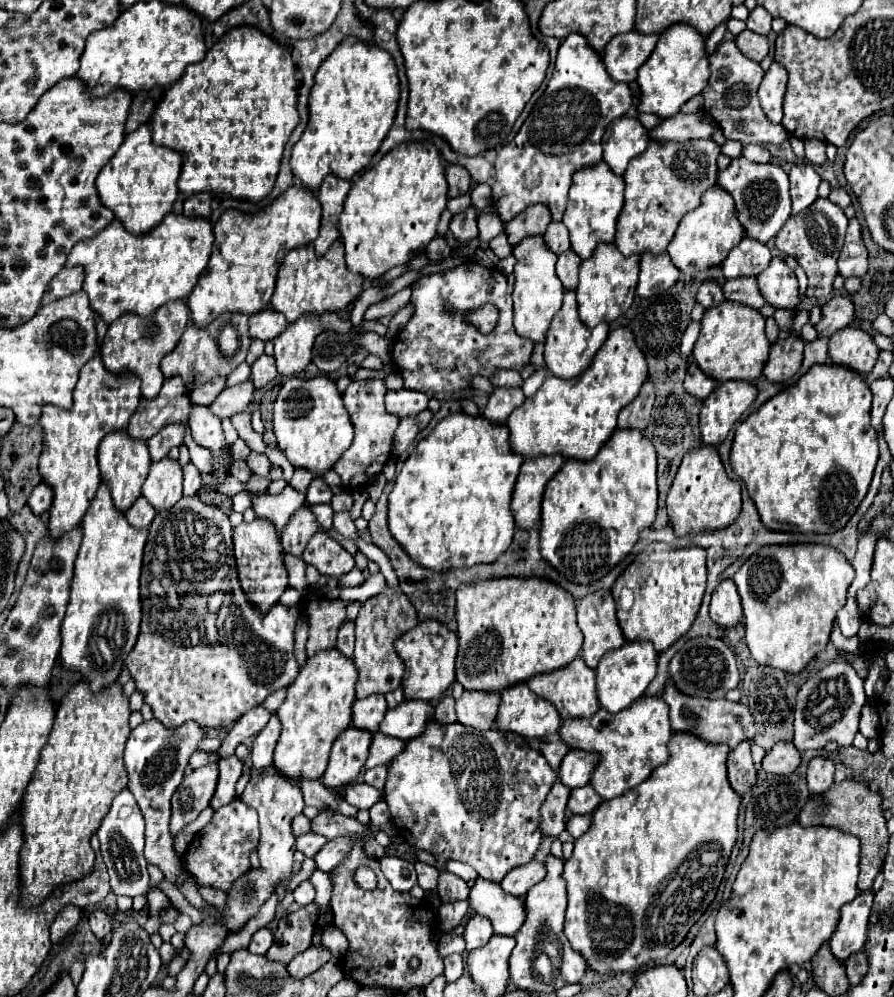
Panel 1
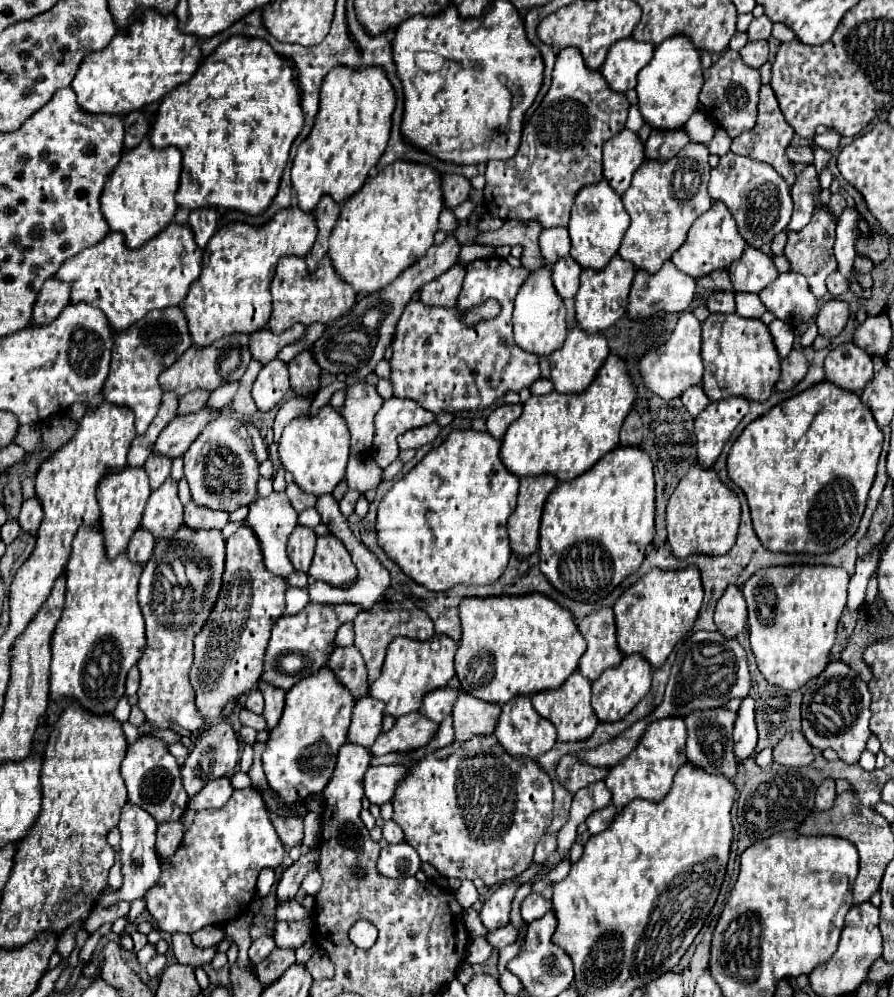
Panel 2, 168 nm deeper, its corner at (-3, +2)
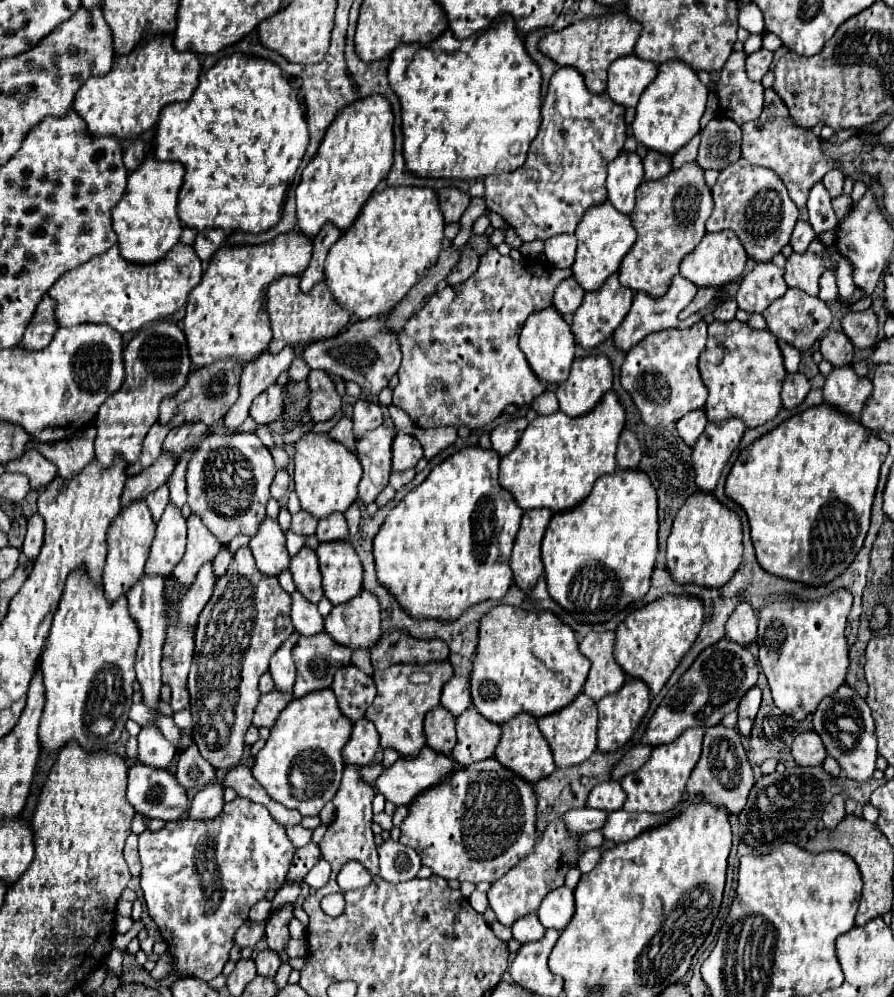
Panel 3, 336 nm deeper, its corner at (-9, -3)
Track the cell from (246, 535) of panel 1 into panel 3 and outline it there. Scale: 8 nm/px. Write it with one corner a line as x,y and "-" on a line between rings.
239,547
231,559
225,575
219,577
213,597
199,615
197,635
195,635
195,655
189,671
189,695
191,695
191,715
193,715
193,735
203,759
207,759
217,771
225,773
237,767
245,753
245,733
251,725
255,703
259,701
257,683
267,671
275,651
291,637
295,631
289,619
291,595
285,593
277,577
263,575
249,547

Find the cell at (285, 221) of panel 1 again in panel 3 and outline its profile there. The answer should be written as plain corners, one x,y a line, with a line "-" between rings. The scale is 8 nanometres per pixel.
301,231
281,233
261,245
221,247
187,301
183,331
193,367
203,367
225,357
237,357
247,363
263,353
271,341
271,319
265,307
267,285
281,275
301,275
311,261
311,251
313,243

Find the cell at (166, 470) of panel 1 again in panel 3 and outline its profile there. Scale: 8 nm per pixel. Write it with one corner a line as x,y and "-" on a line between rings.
169,503
157,523
155,539
145,563
147,573
167,577
175,569
175,563
181,561
185,551
185,529
185,517
181,515
181,509

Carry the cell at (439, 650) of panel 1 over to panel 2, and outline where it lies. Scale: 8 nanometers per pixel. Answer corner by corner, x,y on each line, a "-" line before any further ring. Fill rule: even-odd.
435,634
433,638
427,642
417,642
417,640
409,640
409,638
395,638
387,650
385,656
385,664
381,670
381,676
377,678
377,682
373,682
373,686
369,688
369,696
377,698
385,704
383,714
385,716
393,716
399,718
403,714
415,712
421,708
423,696
431,690
443,688
449,684
449,680
455,676
455,666
453,666
453,658
457,652
457,642
447,638
447,636
-
436,638
436,639
435,639
-
431,644
438,645
437,651
433,652

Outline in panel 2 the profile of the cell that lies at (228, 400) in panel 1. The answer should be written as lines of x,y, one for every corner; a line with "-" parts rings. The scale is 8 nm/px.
203,408
197,414
173,418
173,422
169,422
169,426
165,426
165,430
159,434
153,454
161,454
171,460
183,456
191,442
199,436
199,432
217,416
219,412
209,412
207,408

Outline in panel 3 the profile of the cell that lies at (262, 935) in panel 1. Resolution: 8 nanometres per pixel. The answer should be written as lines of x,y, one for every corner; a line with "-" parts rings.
263,949
263,951
257,953
255,963
257,963
257,973
259,973
259,975
271,977
271,975
277,973
277,969
279,969
279,965
281,965
281,957
279,957
277,951

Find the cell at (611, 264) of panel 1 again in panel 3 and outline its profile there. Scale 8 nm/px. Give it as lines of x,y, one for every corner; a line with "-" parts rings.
617,273
611,275
611,279
607,279
607,283
603,283
603,287
599,287
599,291
587,291
583,297
583,303
575,311
573,323
571,323
571,329
575,333
575,341
579,345
583,345
585,349
591,349
591,347
603,343
621,325
621,321
625,319
625,315
631,309
631,301
633,301
633,291
619,283

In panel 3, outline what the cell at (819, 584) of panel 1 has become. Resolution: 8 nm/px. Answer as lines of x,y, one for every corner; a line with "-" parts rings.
841,587
821,599
773,599
759,609
759,665
767,675
775,705
787,715
805,719
823,697
833,695
845,683
849,667
845,625
851,603
851,591

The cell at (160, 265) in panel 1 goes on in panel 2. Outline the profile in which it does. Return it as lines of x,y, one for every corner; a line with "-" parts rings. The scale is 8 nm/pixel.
171,222
159,236
135,250
125,246
121,232
109,232
103,242
69,258
55,278
71,282
71,304
85,302
103,310
113,330
121,332
155,308
179,306
191,282
201,274
201,256
203,250
193,242
189,226

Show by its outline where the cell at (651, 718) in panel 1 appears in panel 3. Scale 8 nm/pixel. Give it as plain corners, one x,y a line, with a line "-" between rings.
691,729
691,731
683,731
675,741
671,741
667,745
655,747
651,757
647,759
647,763
641,769
623,777
621,787
623,787
623,791
627,791
623,809
645,811
645,813
665,813
665,811
675,809
679,805
679,801
683,799
687,779
689,779
695,763
699,761
701,741
703,741
703,729

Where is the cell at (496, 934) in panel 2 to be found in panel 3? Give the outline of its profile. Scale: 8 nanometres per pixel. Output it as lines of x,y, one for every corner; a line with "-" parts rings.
535,913
517,919
517,923
511,927
511,931
513,931
513,939
519,941
519,943
537,941
537,939
541,939
543,933
545,933
545,929
543,929
543,925
539,923
539,919
537,919

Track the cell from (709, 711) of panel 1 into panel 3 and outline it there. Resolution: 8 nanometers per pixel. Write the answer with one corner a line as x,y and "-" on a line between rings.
721,723
715,727
709,727
705,741
703,741
701,759
699,759
697,767
693,769
689,783
687,783
687,797
697,799
697,795
703,795
711,803
725,805
727,811
733,815
745,807
745,801
747,801
747,795
749,795
753,783
755,783
753,771
747,761
745,747
741,743
739,733
733,727
723,727

